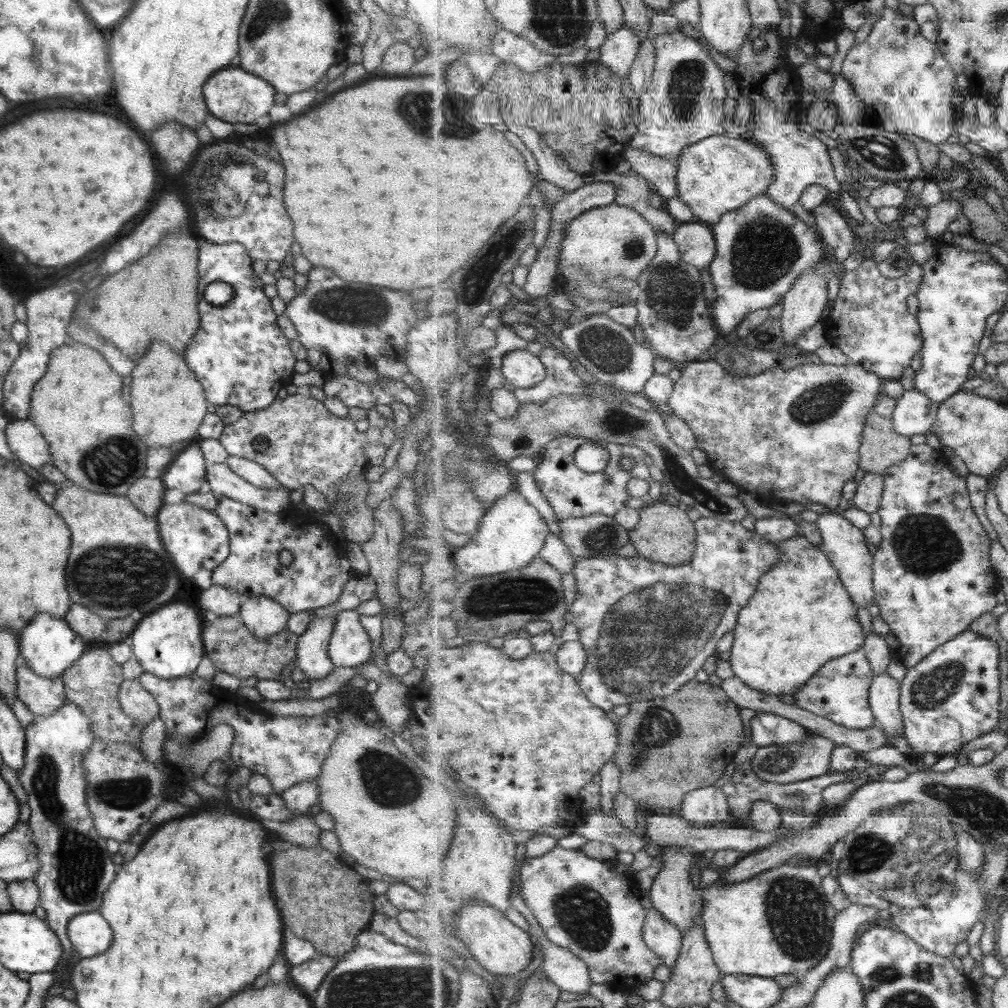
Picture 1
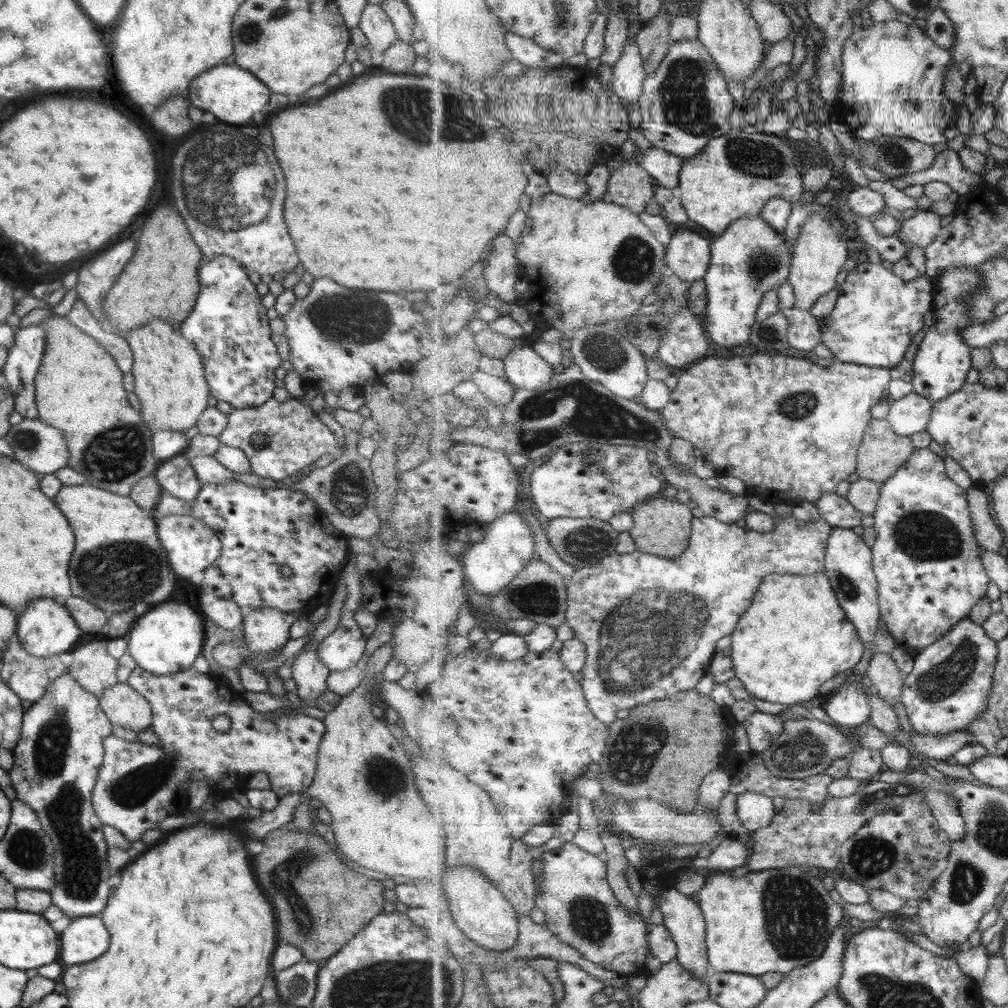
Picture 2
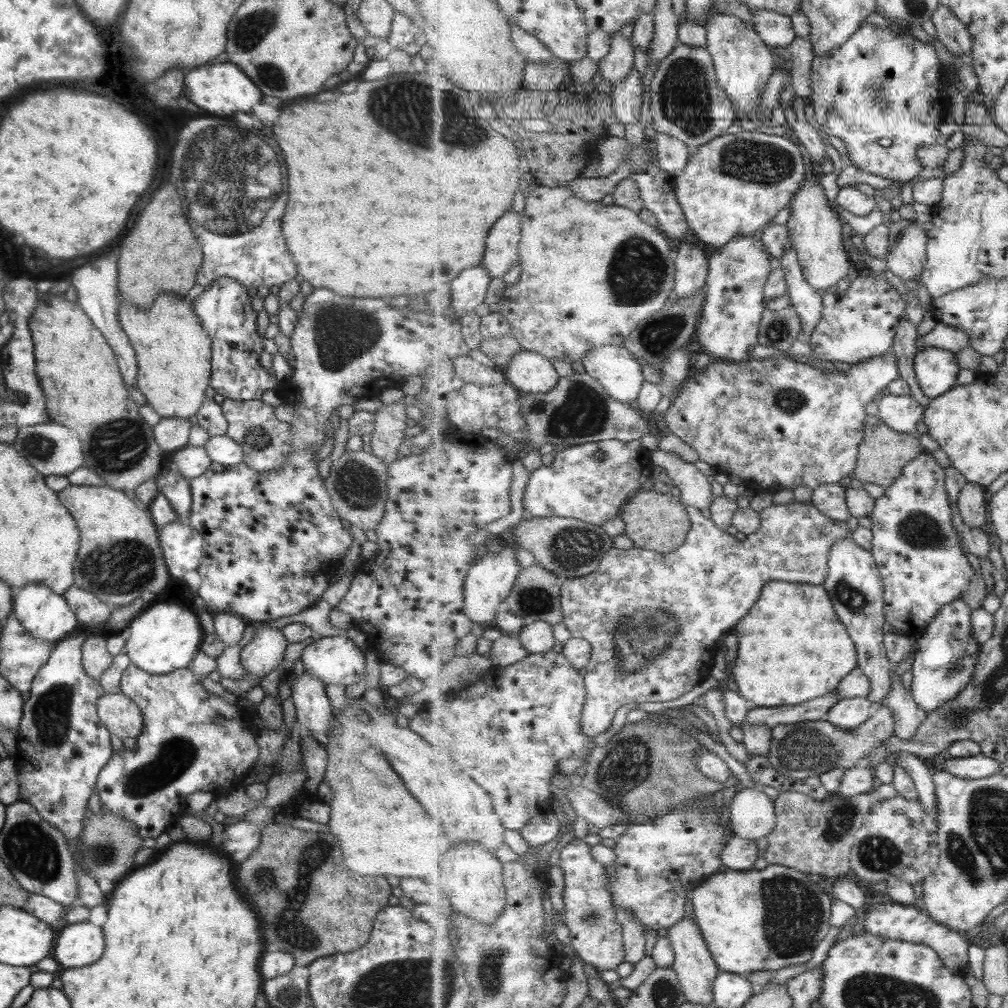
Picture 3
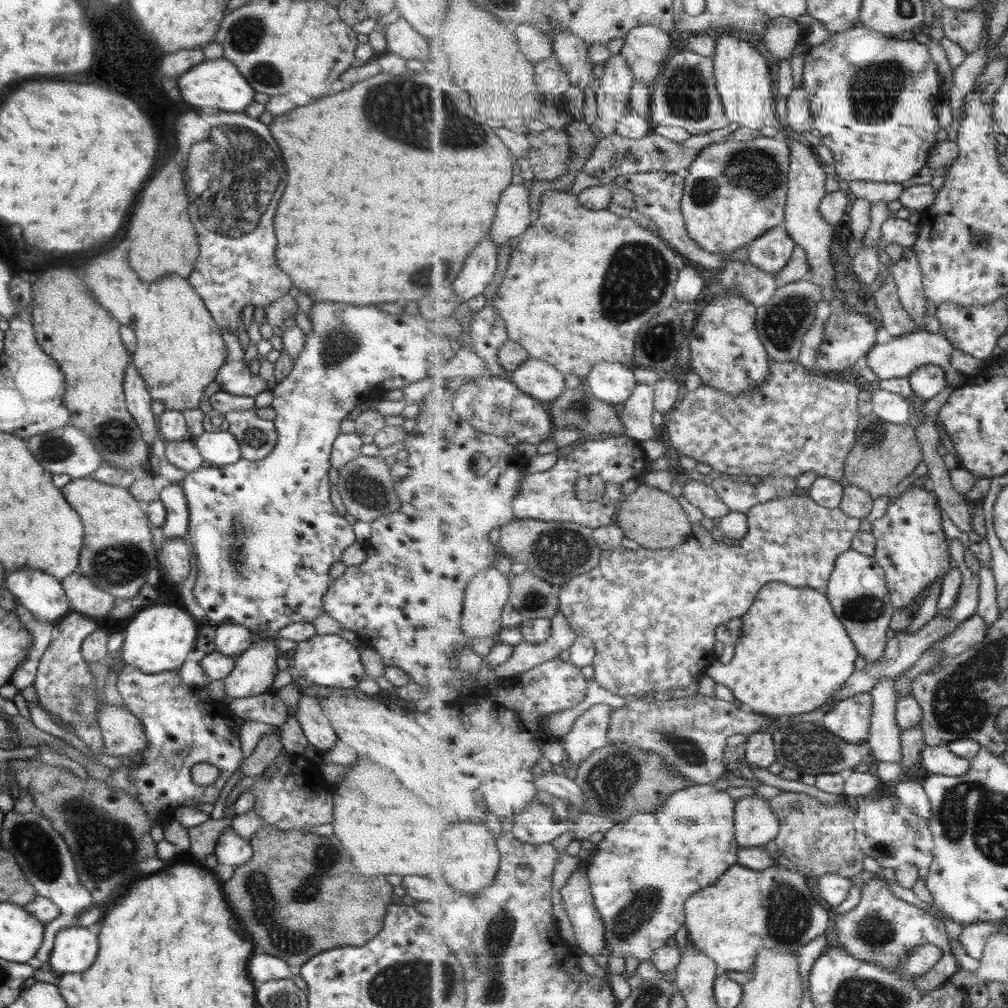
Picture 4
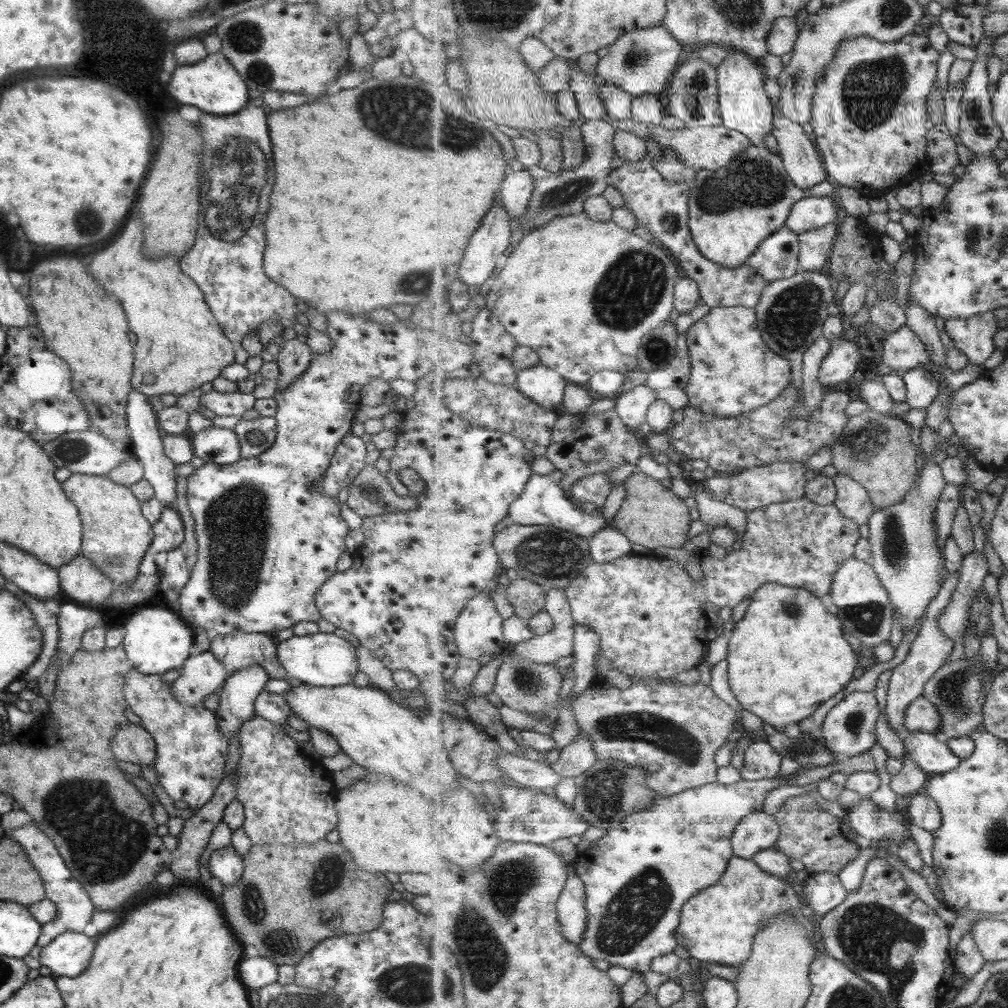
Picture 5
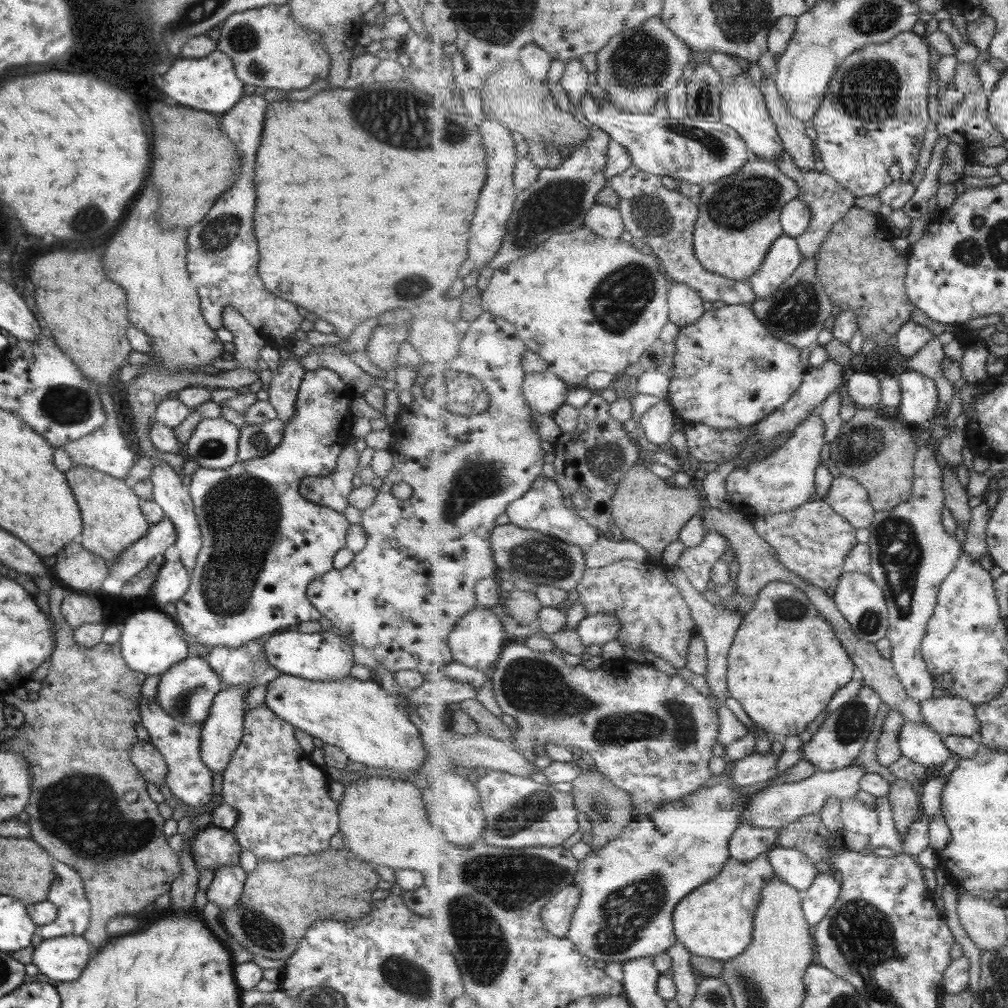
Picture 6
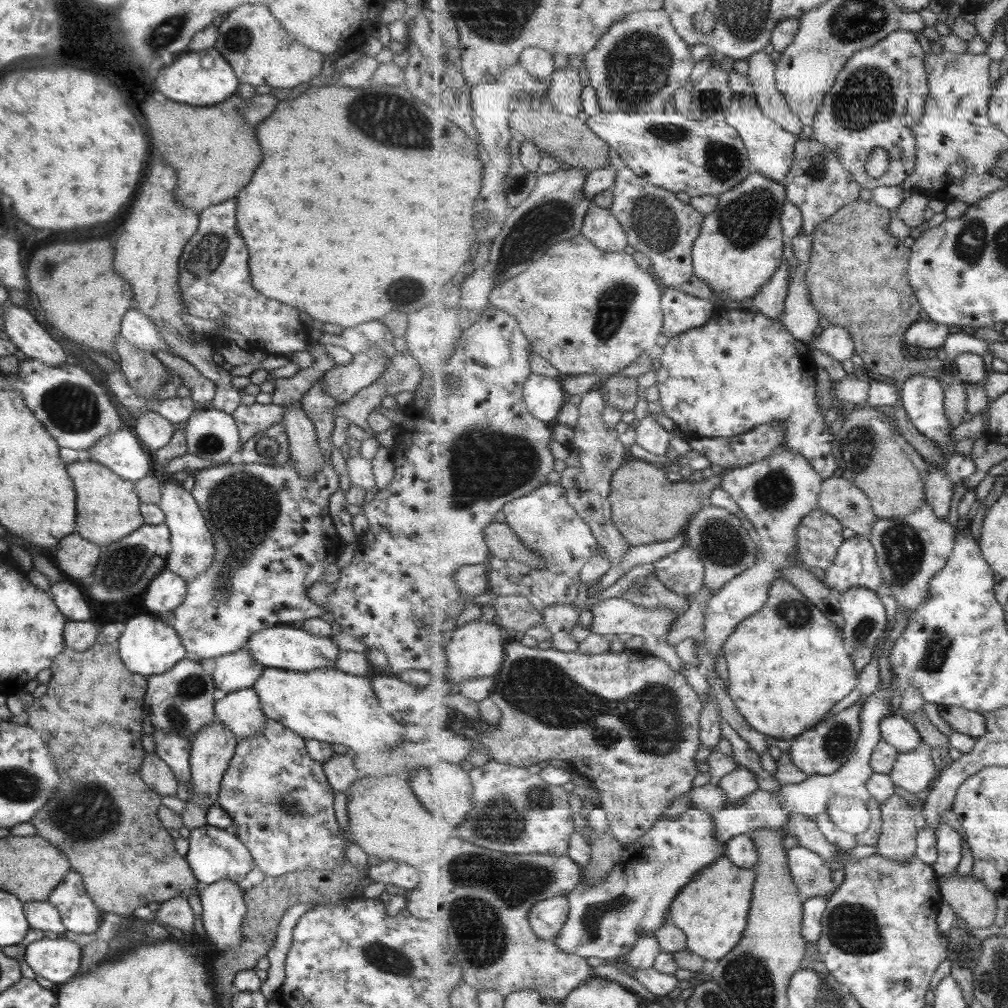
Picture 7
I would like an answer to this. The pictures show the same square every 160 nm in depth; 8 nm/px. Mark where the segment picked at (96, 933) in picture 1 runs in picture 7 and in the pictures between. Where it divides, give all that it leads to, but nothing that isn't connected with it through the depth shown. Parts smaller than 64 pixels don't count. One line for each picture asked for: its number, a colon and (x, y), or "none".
2: (84, 939)
3: (75, 945)
4: (74, 949)
5: (67, 955)
6: (61, 959)
7: (57, 960)

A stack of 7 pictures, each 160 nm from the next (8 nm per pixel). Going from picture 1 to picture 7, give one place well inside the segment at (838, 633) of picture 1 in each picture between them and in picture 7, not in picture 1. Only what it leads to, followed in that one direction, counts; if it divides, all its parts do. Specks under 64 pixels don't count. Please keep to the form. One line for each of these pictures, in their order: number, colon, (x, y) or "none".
2: (796, 636)
3: (793, 647)
4: (795, 653)
5: (788, 655)
6: (786, 663)
7: (788, 665)

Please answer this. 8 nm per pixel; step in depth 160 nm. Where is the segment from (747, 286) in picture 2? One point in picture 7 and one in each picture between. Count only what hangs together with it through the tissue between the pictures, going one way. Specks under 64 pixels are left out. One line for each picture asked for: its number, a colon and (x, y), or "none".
3: (730, 322)
4: (730, 363)
5: (734, 371)
6: (730, 370)
7: (741, 370)

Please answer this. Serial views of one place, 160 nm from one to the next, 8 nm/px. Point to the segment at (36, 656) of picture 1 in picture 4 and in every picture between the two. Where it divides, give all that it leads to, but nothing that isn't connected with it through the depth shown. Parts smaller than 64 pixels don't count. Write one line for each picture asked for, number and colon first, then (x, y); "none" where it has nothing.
2: (44, 628)
3: (42, 613)
4: (41, 594)

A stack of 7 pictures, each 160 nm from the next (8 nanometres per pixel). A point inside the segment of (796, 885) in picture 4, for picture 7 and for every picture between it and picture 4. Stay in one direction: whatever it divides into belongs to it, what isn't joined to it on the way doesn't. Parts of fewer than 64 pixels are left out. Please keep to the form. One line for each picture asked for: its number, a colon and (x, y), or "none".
5: (719, 925)
6: (716, 920)
7: (712, 910)

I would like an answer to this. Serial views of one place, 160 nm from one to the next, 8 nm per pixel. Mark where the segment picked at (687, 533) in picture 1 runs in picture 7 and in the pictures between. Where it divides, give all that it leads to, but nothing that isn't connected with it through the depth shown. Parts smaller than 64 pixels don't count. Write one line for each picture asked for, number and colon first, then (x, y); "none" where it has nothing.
2: (663, 527)
3: (661, 522)
4: (654, 519)
5: (651, 515)
6: (648, 511)
7: (647, 507)

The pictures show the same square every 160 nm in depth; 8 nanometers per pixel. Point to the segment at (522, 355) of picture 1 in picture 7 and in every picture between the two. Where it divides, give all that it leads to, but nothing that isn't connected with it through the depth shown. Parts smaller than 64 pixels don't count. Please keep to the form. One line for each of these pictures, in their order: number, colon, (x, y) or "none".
2: (524, 368)
3: (531, 373)
4: (541, 380)
5: (546, 386)
6: (545, 392)
7: (545, 396)

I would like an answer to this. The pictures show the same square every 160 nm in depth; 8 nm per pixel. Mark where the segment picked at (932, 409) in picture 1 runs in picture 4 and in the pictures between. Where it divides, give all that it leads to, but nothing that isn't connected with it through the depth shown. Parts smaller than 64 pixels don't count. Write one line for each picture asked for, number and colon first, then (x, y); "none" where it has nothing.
2: (909, 415)
3: (903, 413)
4: (890, 406)

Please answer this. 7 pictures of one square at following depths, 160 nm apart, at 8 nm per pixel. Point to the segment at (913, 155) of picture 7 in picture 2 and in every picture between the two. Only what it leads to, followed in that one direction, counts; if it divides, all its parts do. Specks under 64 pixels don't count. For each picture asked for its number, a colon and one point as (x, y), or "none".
2: (893, 75)
3: (883, 107)
4: (873, 99)
5: (870, 117)
6: (875, 116)

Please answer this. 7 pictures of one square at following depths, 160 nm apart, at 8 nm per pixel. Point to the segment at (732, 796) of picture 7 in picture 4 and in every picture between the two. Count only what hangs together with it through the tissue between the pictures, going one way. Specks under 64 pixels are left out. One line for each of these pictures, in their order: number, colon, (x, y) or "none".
4: (760, 751)
5: (762, 761)
6: (754, 769)

